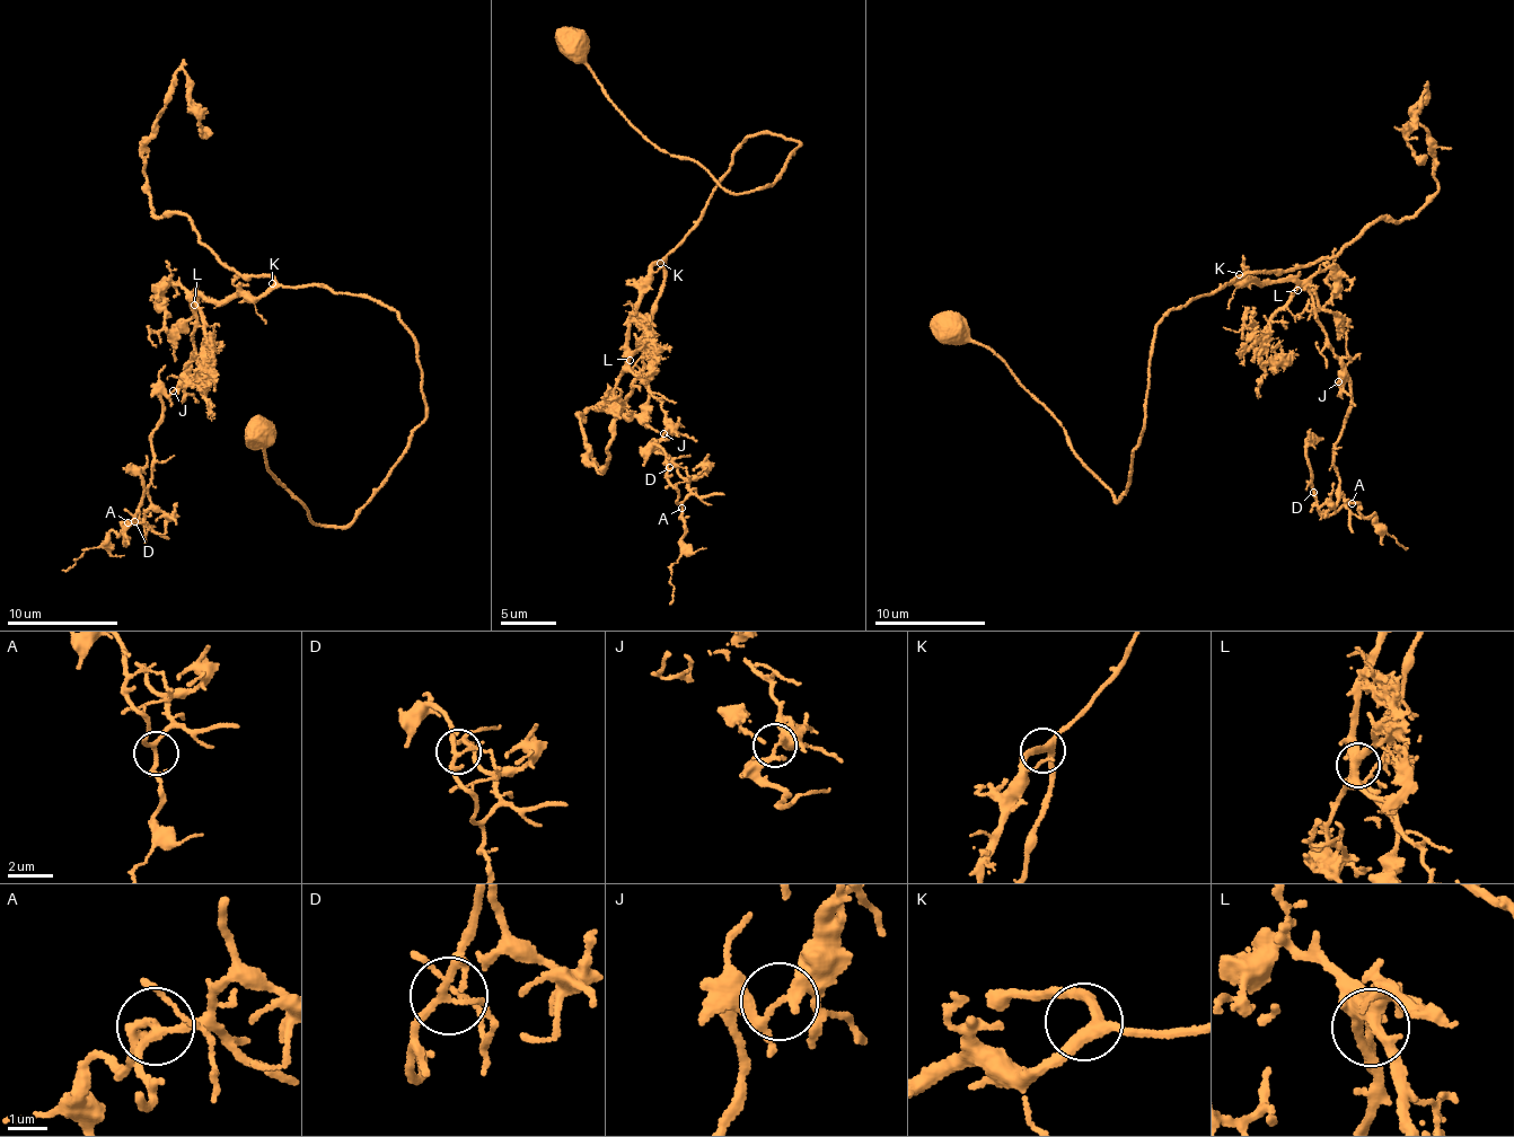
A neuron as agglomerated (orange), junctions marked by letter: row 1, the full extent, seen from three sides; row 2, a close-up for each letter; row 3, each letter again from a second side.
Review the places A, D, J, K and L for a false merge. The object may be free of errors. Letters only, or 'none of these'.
J

